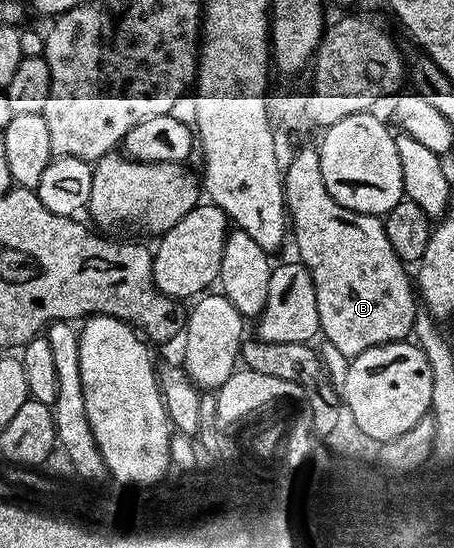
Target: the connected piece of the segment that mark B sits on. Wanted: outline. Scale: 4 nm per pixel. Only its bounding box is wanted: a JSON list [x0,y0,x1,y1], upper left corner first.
[283,146,419,357]

